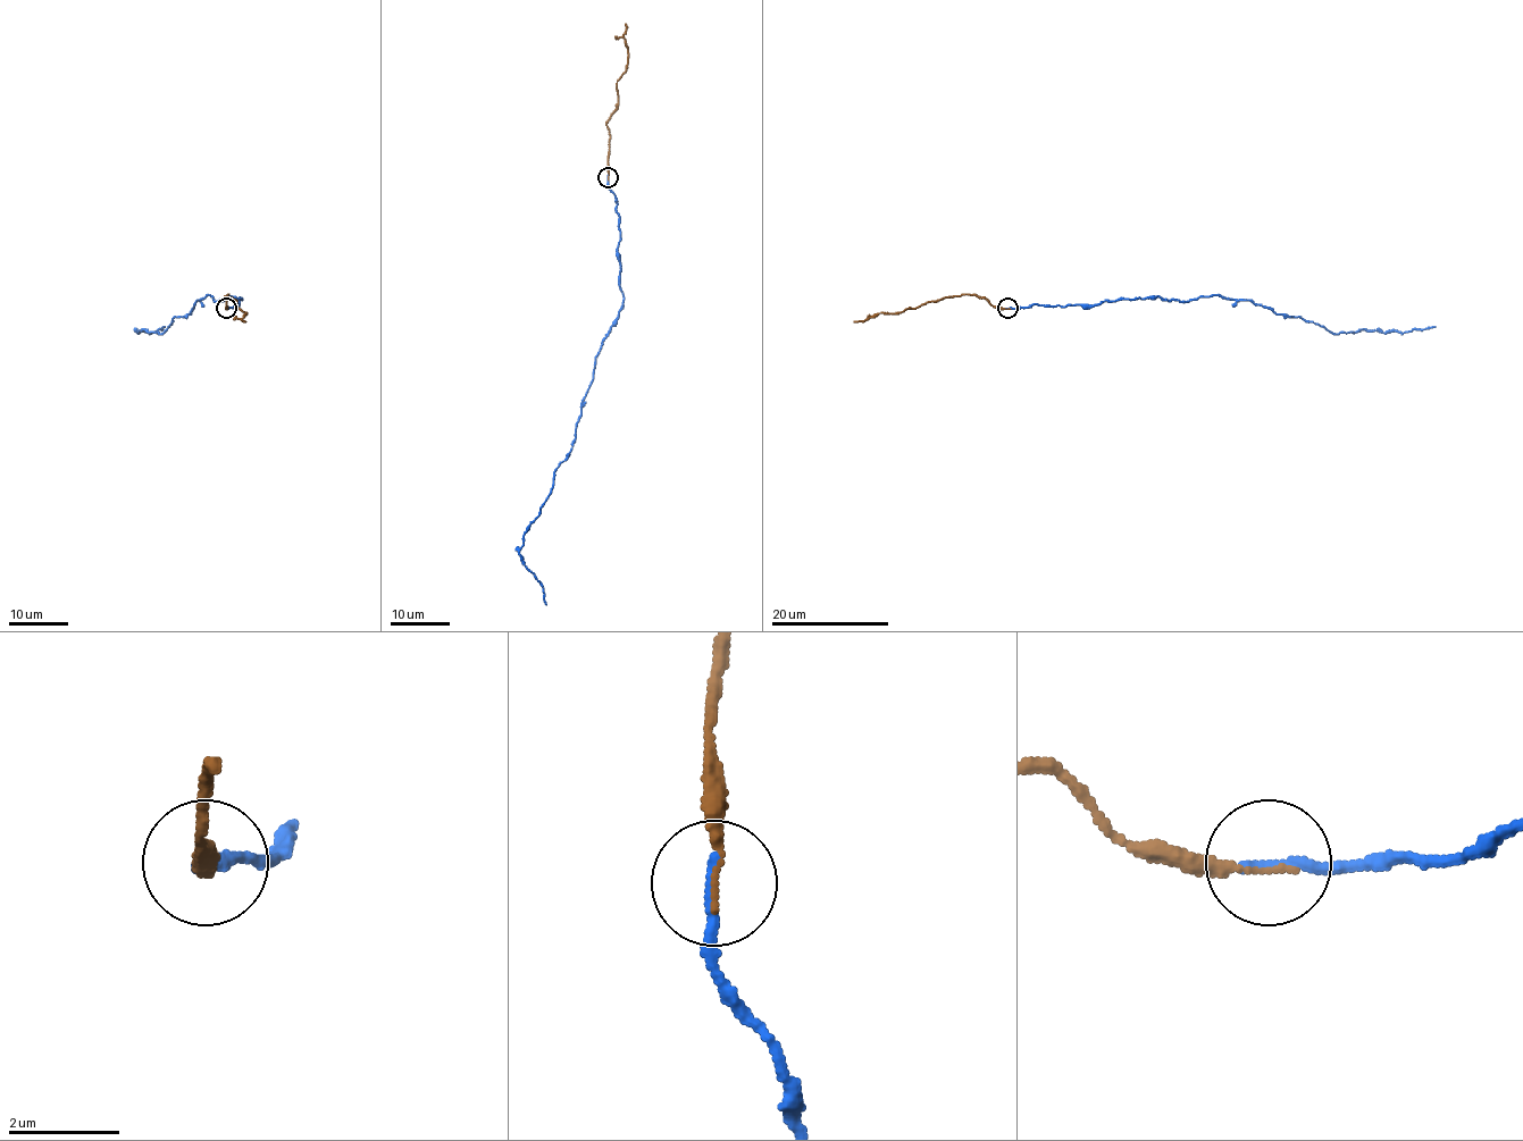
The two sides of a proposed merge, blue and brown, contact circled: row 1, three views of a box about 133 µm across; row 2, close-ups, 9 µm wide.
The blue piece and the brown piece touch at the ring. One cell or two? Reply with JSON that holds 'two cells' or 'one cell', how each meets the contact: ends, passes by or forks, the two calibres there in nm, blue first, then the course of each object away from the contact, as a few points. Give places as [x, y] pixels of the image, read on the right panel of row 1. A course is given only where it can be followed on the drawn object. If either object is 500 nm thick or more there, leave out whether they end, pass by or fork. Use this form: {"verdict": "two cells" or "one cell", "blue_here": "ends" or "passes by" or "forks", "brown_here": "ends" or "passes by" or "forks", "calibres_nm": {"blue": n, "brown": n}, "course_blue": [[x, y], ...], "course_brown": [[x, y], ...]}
{"verdict": "one cell", "blue_here": "ends", "brown_here": "ends", "calibres_nm": {"blue": 220, "brown": 150}, "course_blue": [[1007, 308], [1098, 305], [1159, 296], [1188, 301], [1221, 295], [1247, 300], [1333, 333], [1405, 333], [1436, 326]], "course_brown": [[1007, 308], [995, 308], [984, 298], [961, 293], [905, 308], [901, 312], [879, 312], [854, 321]]}

